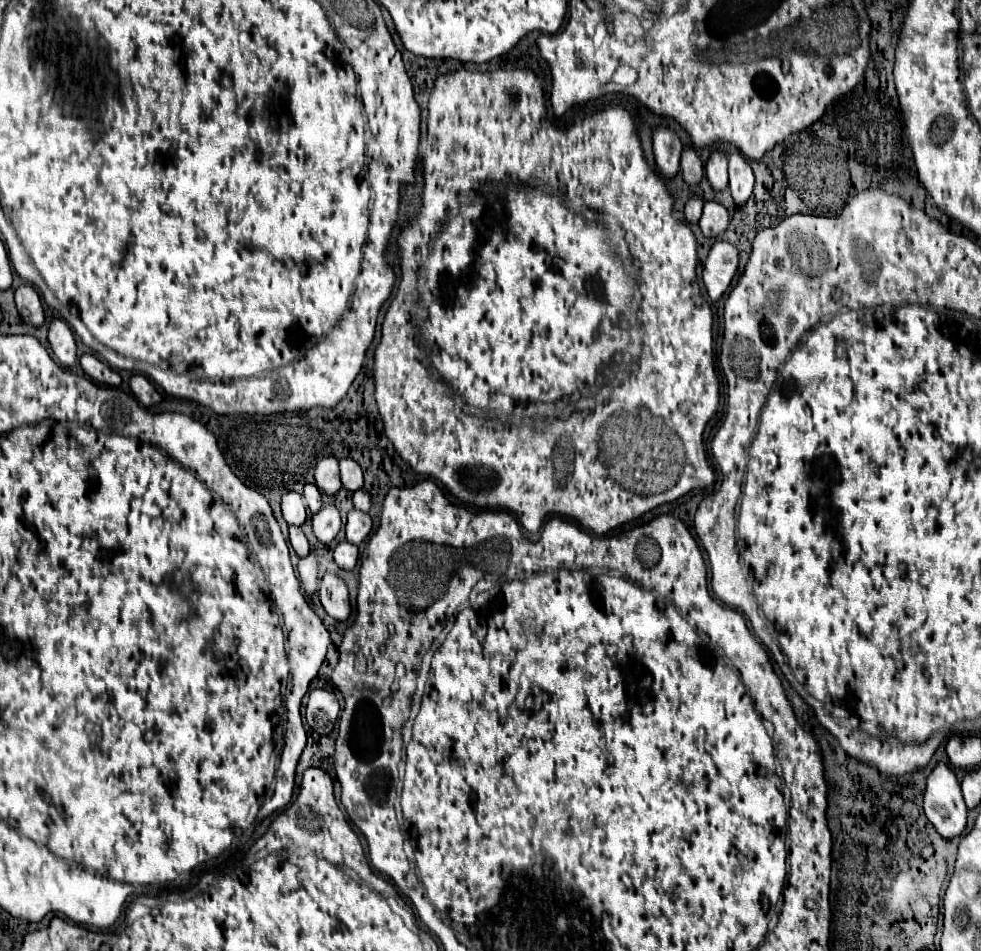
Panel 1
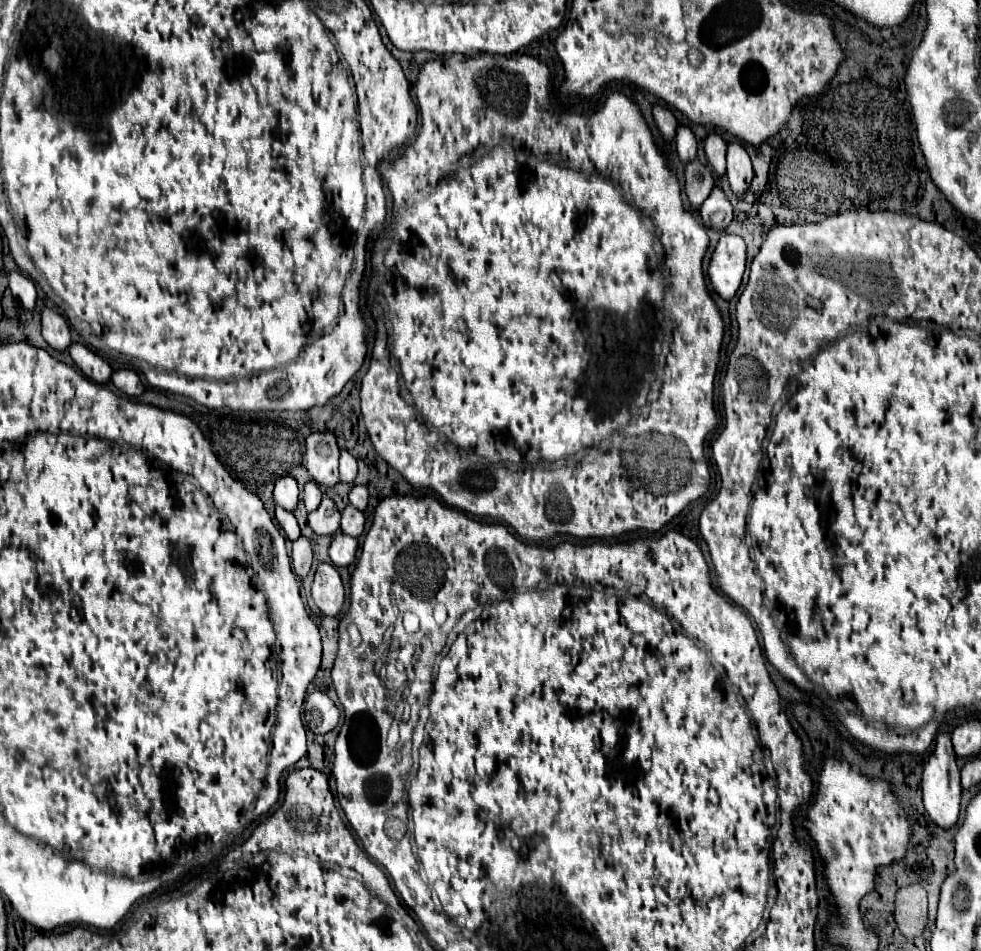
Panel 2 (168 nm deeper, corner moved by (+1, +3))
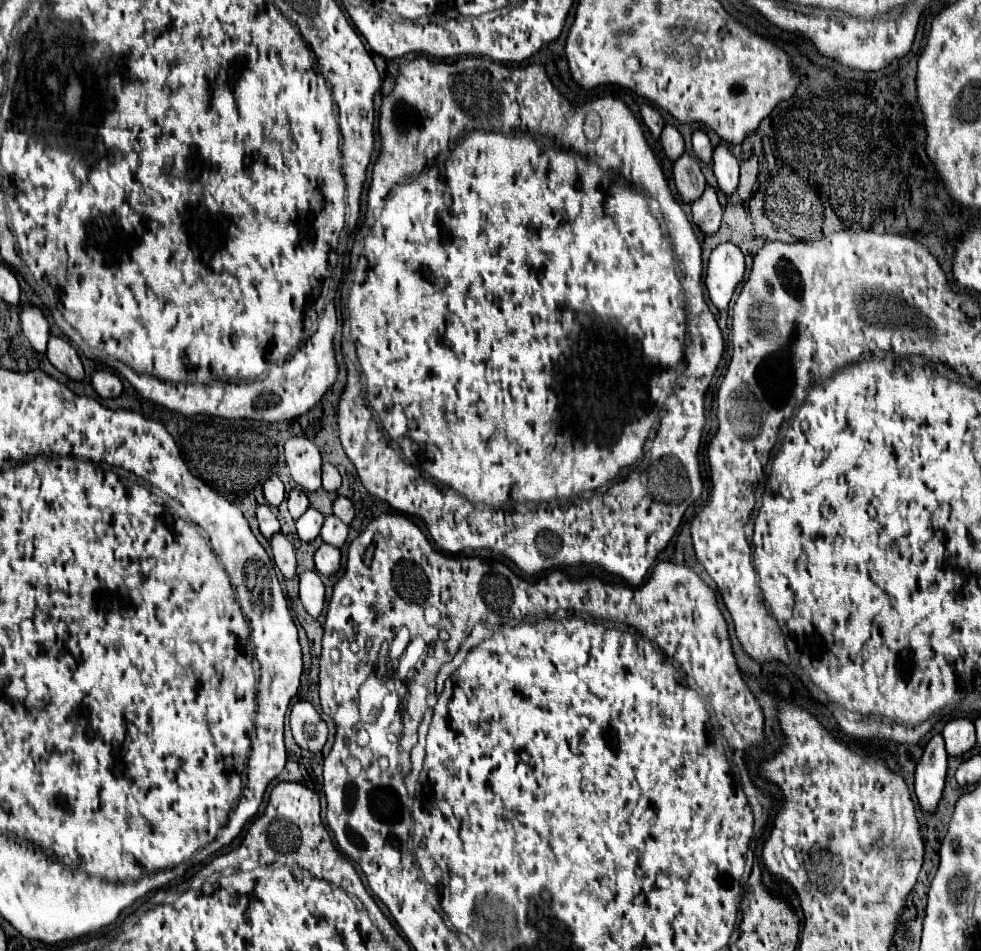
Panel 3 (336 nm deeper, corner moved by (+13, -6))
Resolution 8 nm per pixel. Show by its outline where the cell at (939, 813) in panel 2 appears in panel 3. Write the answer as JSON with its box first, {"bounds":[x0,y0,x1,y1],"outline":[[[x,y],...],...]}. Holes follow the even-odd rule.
{"bounds":[915,735,947,813],"outline":[[[941,735],[931,737],[915,769],[915,795],[923,813],[935,813],[945,789],[947,753]]]}

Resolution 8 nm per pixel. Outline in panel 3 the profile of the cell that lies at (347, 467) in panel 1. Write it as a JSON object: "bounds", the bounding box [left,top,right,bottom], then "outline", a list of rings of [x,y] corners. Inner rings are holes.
{"bounds":[323,463,341,491],"outline":[[[323,463],[323,489],[325,491],[337,491],[341,487],[341,473],[335,465]]]}

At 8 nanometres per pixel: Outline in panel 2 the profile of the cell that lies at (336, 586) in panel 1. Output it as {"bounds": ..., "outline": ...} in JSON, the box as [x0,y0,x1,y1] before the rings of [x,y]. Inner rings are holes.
{"bounds":[313,562,345,616],"outline":[[[321,562],[315,570],[313,600],[325,616],[339,616],[345,602],[345,588],[333,564]]]}

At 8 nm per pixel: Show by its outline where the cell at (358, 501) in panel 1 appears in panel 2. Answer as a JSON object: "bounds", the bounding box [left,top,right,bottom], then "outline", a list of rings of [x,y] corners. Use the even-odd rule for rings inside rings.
{"bounds":[349,486,367,510],"outline":[[[353,486],[349,490],[349,504],[353,504],[357,510],[365,510],[365,506],[367,506],[367,488],[365,486]]]}

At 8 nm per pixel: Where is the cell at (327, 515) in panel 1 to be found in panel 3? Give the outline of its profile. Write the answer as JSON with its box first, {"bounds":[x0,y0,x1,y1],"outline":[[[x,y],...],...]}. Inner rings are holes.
{"bounds":[297,507,325,541],"outline":[[[309,507],[299,519],[297,519],[297,535],[299,535],[299,539],[301,541],[315,541],[317,537],[319,537],[319,533],[321,533],[321,527],[323,527],[323,521],[325,521],[325,517],[317,511],[317,509],[313,509],[313,507]]]}

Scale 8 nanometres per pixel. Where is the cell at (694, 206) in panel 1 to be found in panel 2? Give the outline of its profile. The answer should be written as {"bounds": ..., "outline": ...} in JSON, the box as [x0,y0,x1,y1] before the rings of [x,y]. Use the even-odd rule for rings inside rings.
{"bounds":[685,158,715,208],"outline":[[[697,158],[685,166],[685,194],[693,208],[699,208],[715,186],[713,172]]]}

